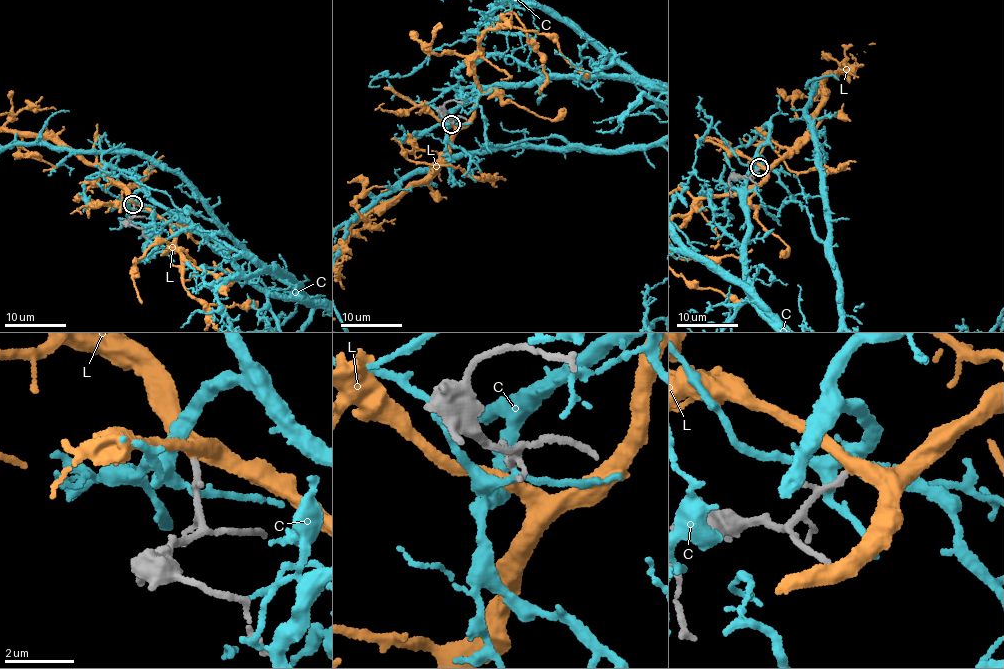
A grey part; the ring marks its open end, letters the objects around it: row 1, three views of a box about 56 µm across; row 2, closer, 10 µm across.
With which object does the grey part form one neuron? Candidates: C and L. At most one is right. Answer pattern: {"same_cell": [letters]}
{"same_cell": ["L"]}

